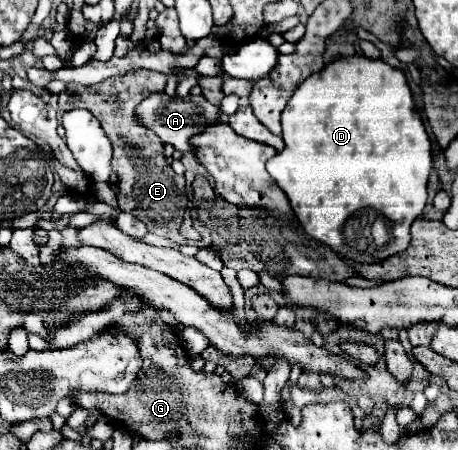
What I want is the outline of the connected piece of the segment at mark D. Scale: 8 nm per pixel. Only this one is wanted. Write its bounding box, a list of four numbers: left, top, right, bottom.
[267,57,431,265]

